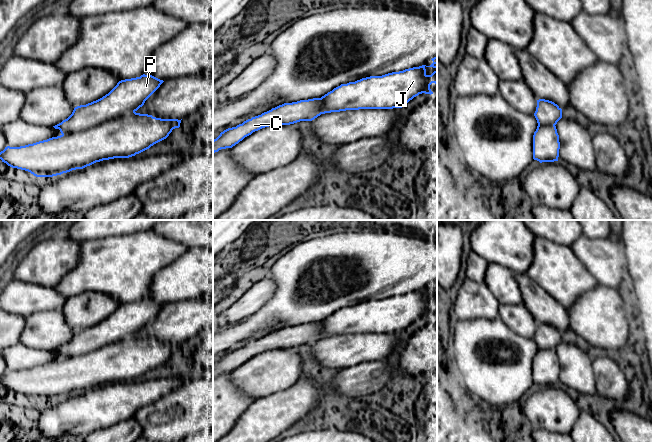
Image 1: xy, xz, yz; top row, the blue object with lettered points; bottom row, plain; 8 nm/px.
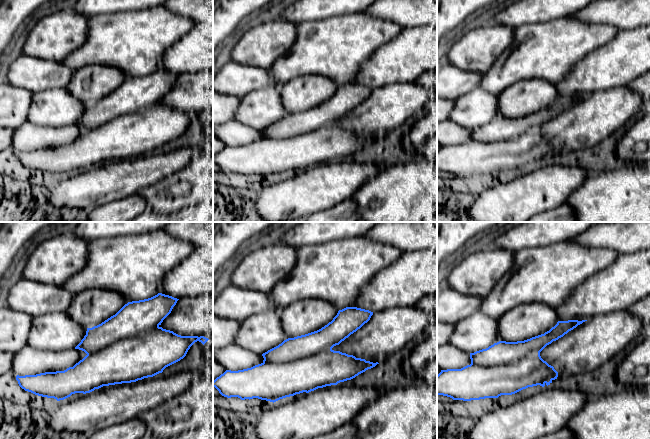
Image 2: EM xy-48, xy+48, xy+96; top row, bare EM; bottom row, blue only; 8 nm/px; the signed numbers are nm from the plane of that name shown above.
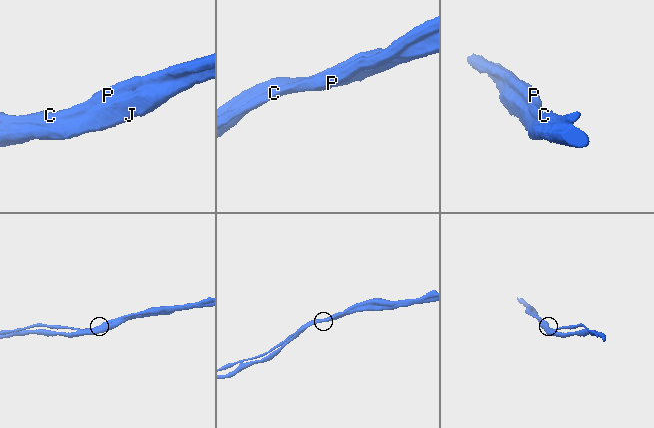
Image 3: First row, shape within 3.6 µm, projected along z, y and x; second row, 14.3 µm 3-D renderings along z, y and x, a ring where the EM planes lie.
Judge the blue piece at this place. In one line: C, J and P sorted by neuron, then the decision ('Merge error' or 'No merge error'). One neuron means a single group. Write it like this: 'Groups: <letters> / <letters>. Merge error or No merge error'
Groups: C P / J. Merge error

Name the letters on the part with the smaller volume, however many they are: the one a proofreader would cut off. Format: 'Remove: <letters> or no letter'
Remove: C, P

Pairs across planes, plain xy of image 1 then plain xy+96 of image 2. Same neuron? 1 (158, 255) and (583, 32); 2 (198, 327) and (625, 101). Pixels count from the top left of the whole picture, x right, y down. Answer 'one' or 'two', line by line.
1: one
2: one

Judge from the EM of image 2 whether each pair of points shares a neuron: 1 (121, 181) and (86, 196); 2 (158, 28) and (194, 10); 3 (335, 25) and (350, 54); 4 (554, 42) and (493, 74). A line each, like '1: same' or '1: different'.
1: same
2: different
3: same
4: same

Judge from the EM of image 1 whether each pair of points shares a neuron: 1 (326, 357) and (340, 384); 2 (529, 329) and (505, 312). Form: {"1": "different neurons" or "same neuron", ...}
{"1": "different neurons", "2": "same neuron"}

